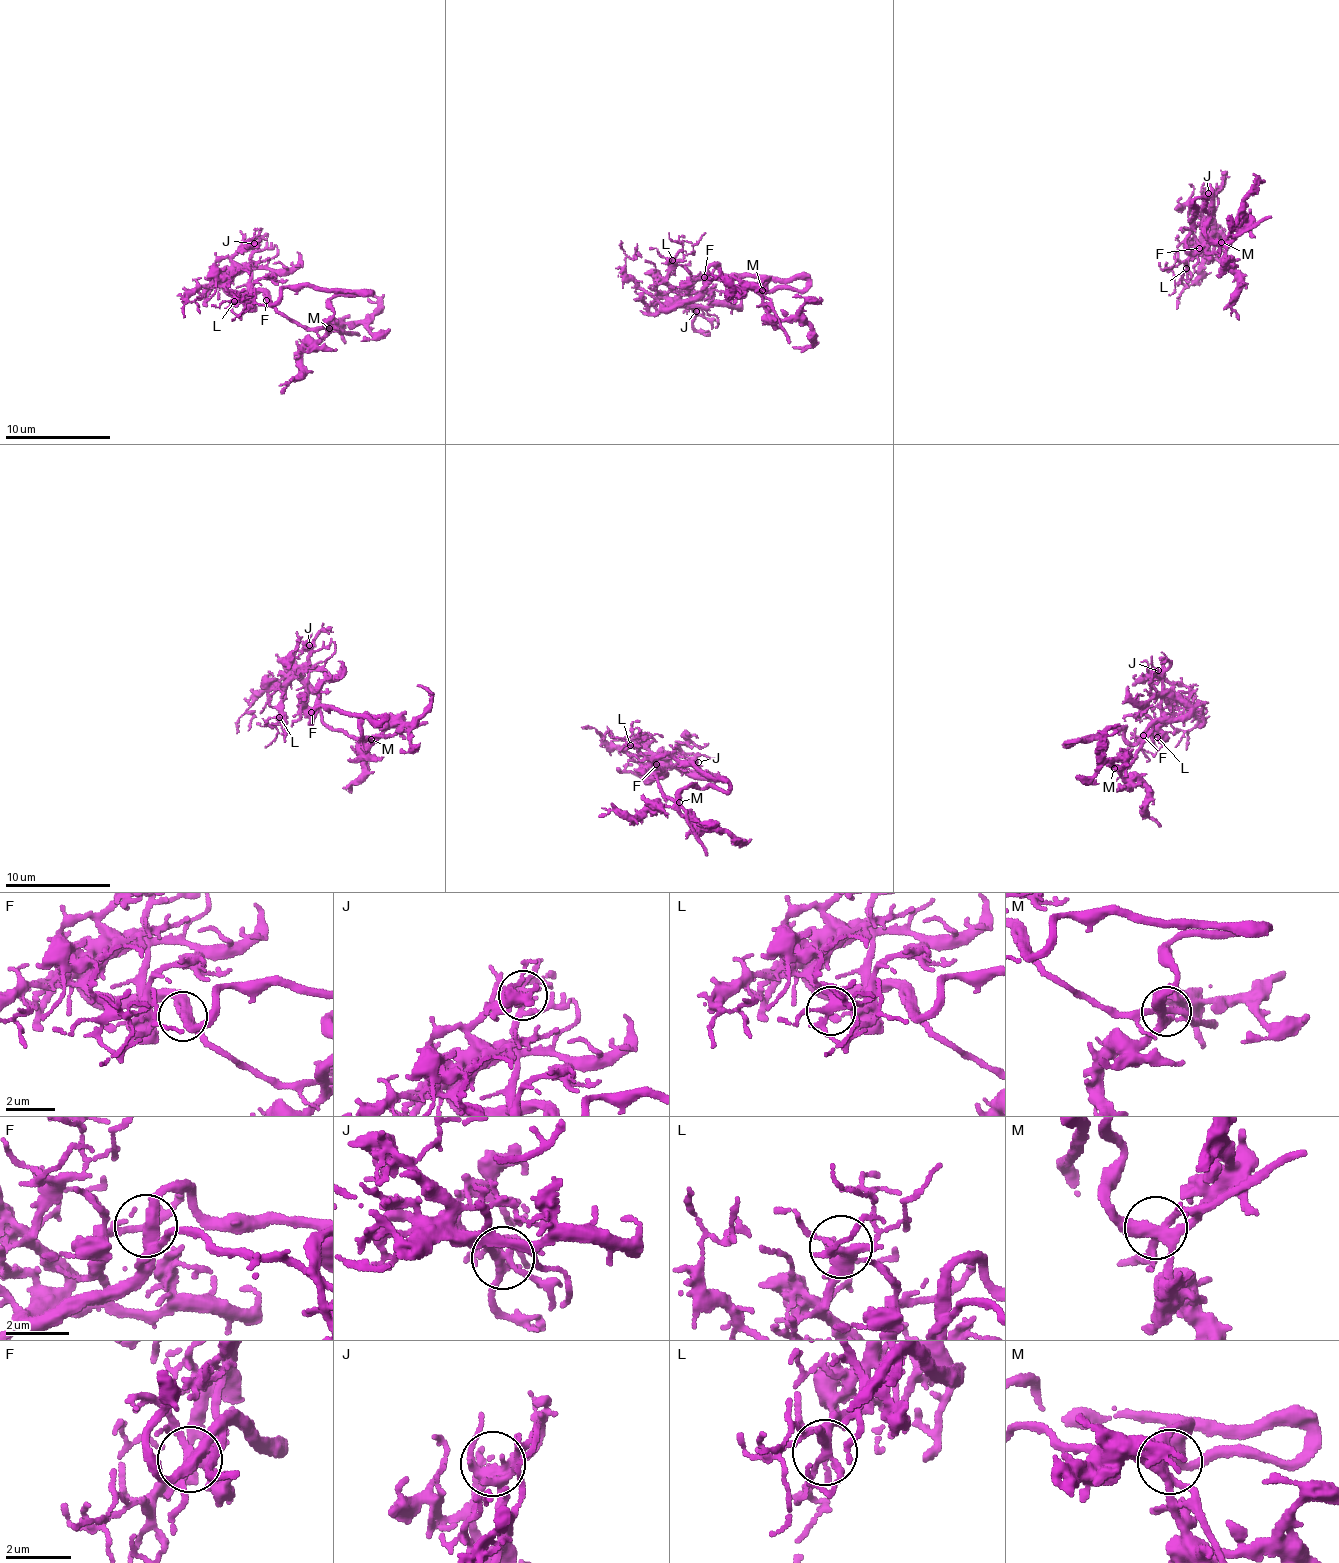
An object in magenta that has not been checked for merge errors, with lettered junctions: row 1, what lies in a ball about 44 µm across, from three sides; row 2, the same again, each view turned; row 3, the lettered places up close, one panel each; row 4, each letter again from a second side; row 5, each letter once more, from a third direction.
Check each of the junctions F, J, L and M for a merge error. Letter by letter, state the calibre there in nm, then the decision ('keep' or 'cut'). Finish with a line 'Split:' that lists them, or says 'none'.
F: 280 nm thick; keep
J: 280 nm thick; keep
L: 300 nm thick; keep
M: 340 nm thick; keep
Split: none

